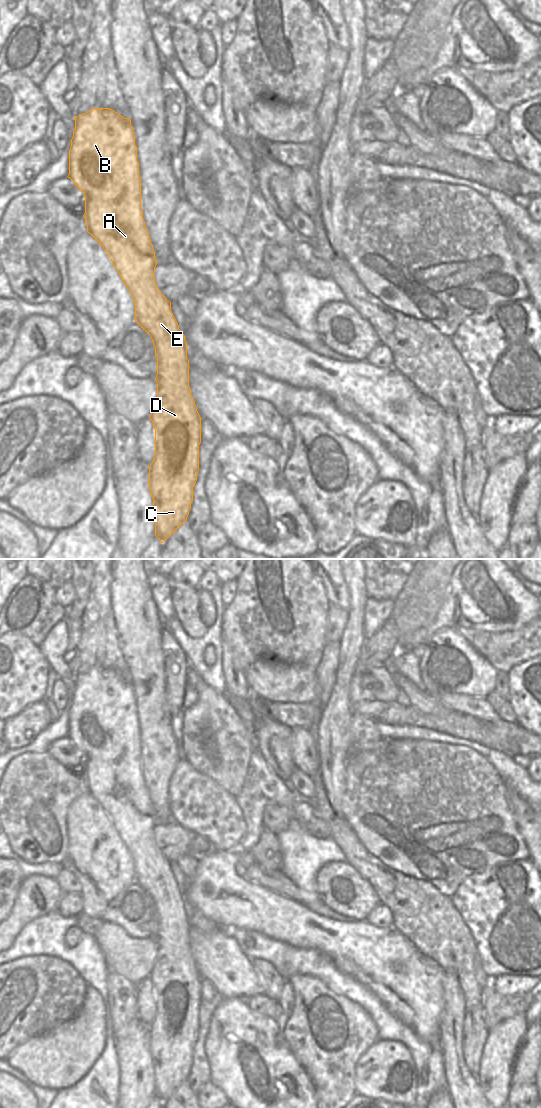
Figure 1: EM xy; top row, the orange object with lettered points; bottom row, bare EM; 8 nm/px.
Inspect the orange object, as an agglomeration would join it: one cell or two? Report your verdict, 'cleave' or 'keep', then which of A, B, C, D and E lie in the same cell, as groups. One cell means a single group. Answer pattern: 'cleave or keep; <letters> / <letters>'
keep; A B C D E

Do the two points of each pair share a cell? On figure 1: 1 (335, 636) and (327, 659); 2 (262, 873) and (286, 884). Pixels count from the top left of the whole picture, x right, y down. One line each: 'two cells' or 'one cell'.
1: two cells
2: one cell

